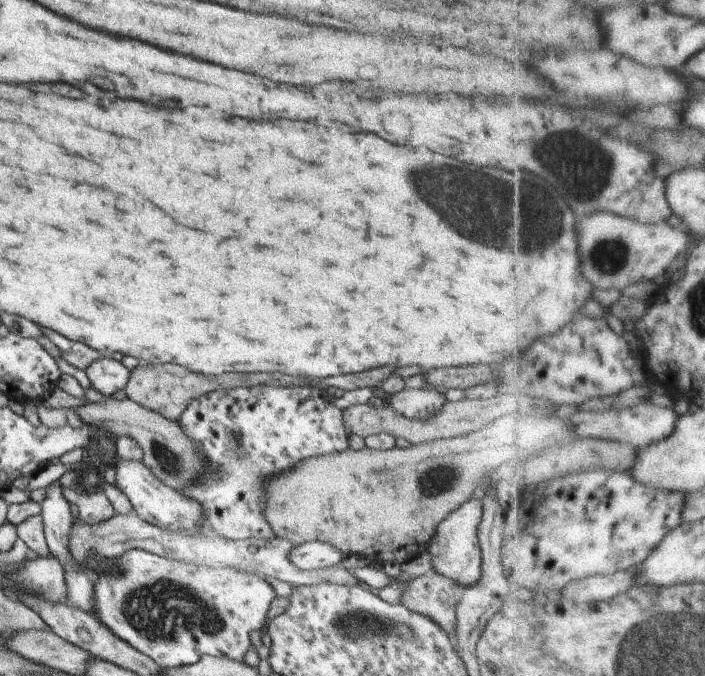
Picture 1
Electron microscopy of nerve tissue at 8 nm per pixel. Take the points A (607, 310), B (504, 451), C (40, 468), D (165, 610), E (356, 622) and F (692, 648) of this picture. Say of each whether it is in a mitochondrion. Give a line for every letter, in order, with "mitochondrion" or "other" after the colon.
A: other
B: other
C: other
D: mitochondrion
E: mitochondrion
F: mitochondrion

